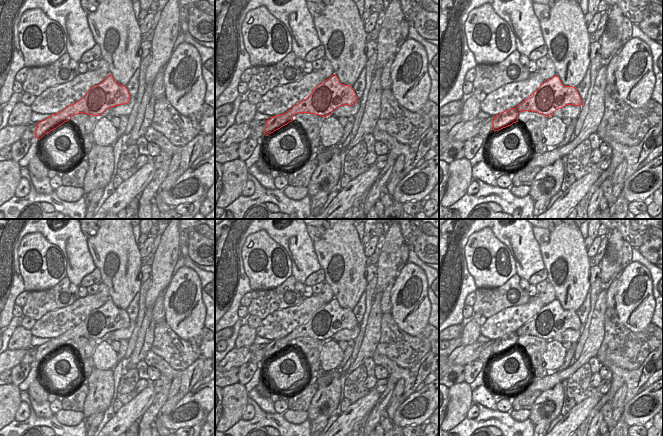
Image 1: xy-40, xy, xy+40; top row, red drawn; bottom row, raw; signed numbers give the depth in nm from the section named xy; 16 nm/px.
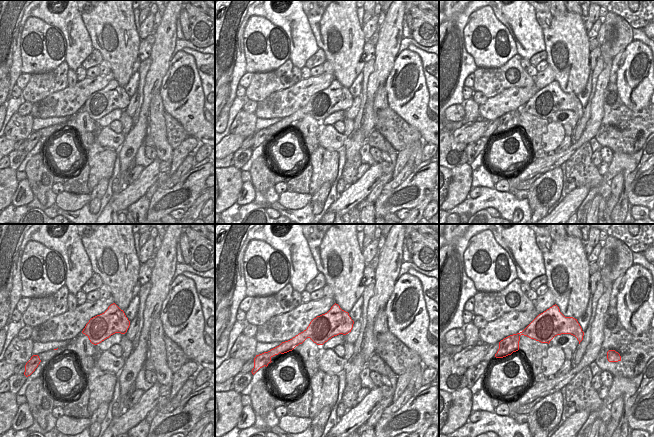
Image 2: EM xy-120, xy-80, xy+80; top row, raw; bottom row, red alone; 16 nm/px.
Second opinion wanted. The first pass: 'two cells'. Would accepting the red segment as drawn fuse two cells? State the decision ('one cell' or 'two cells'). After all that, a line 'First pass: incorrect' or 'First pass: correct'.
two cells
First pass: correct

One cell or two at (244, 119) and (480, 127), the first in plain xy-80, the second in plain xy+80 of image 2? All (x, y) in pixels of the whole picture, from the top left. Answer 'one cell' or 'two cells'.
two cells

